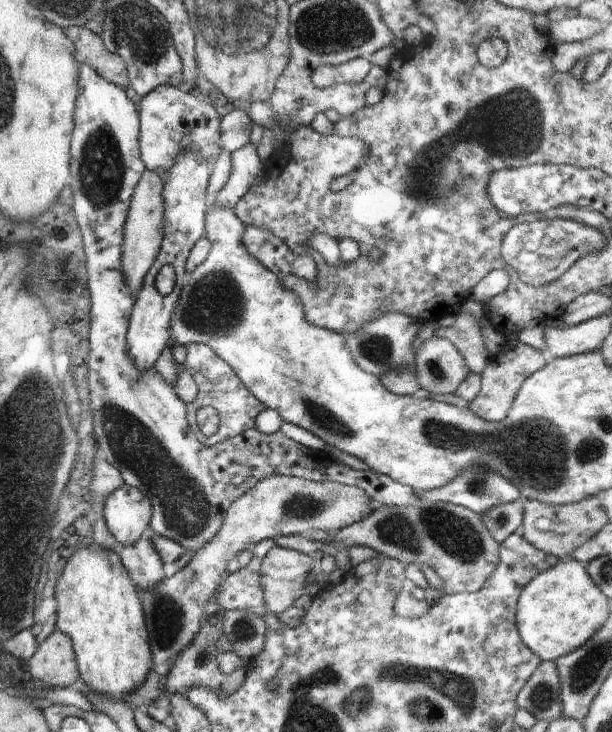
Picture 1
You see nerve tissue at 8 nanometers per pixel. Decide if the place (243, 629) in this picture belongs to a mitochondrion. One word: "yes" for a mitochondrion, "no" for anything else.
yes

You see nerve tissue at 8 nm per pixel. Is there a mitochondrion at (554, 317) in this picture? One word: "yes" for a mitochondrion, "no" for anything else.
no

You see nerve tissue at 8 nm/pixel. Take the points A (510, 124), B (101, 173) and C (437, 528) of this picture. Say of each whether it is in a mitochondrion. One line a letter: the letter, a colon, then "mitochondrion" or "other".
A: mitochondrion
B: mitochondrion
C: mitochondrion

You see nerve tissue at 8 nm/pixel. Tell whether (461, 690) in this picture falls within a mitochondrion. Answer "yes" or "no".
yes

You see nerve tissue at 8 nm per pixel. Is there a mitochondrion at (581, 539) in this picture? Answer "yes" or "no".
no

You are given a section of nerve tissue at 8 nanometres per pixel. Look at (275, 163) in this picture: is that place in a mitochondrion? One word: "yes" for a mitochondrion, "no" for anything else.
no

